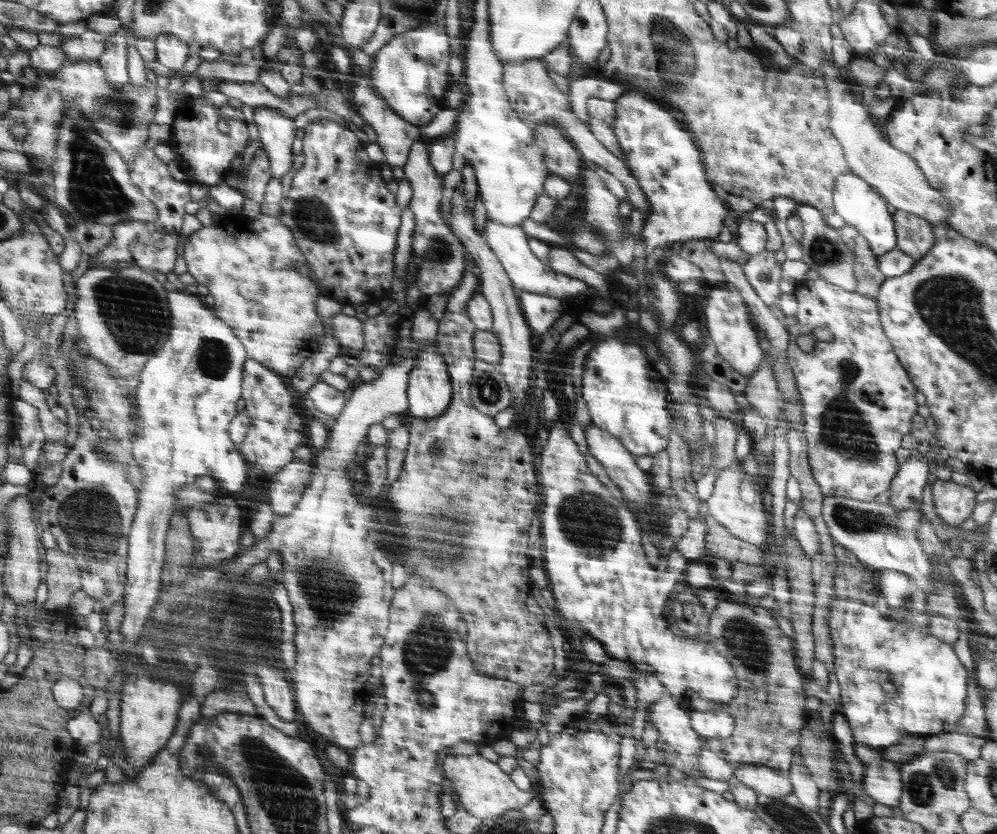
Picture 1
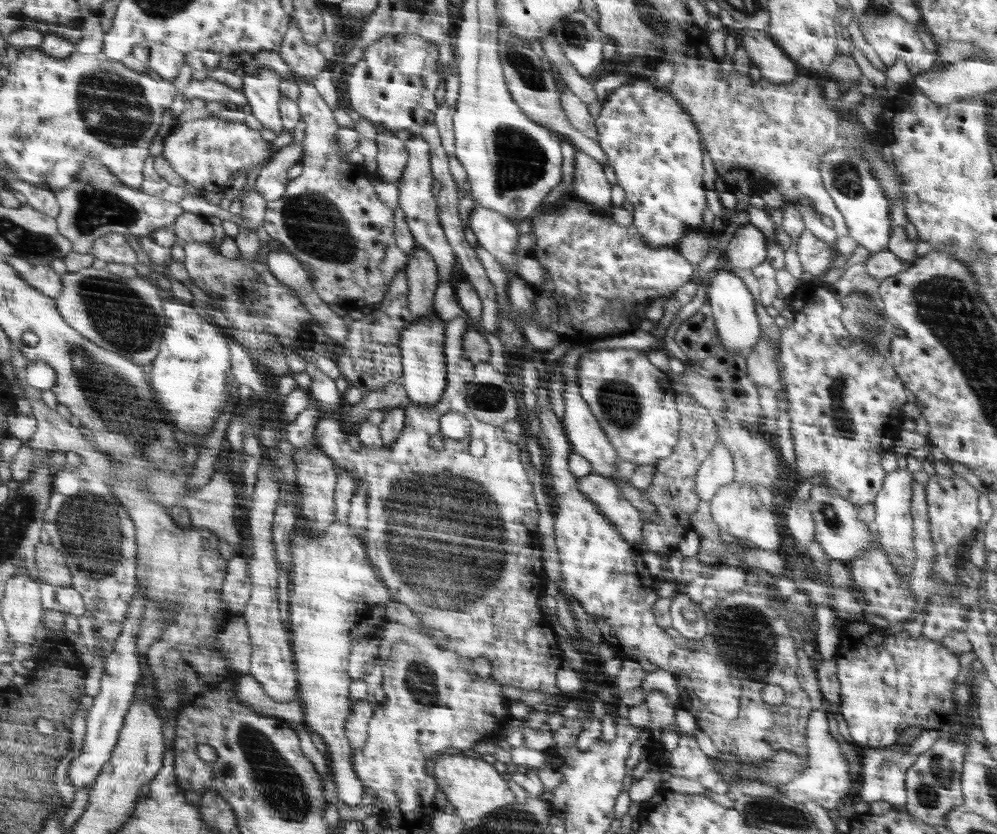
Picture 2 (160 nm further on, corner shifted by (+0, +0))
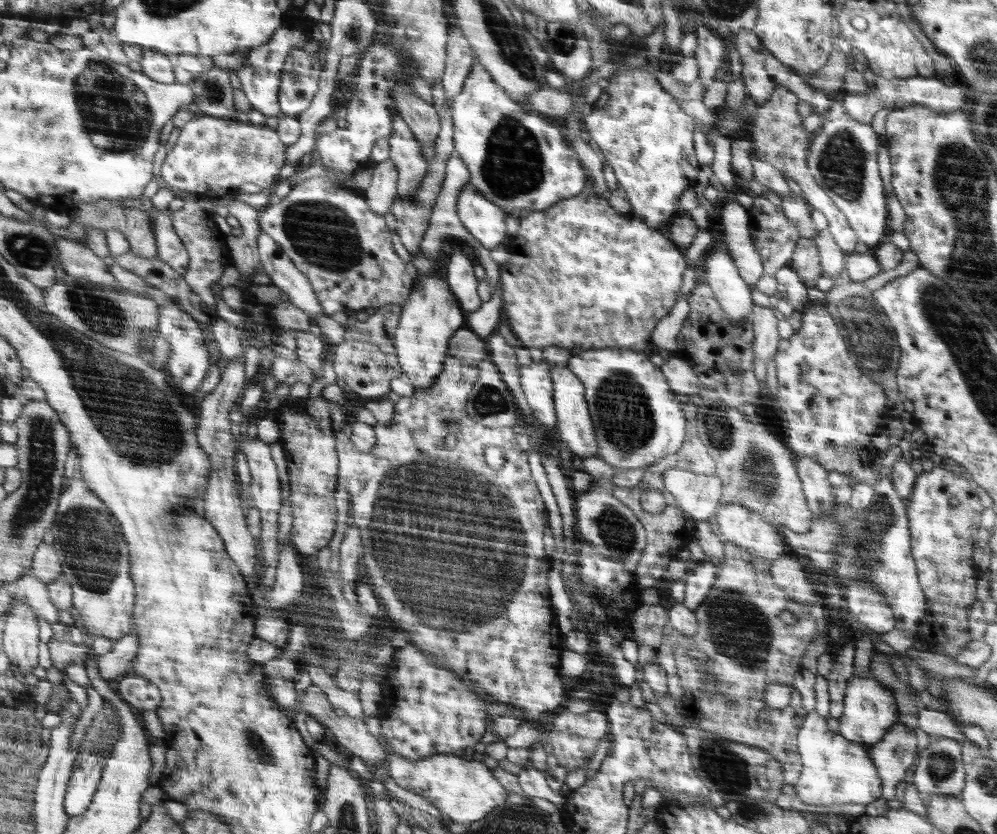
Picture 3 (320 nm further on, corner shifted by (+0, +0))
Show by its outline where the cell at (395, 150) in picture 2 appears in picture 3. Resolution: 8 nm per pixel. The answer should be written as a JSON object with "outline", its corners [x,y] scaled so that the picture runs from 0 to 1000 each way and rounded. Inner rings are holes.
{"outline":[[[394,192],[377,195],[371,223],[365,228],[368,245],[377,259],[385,259],[398,236],[399,205]]]}

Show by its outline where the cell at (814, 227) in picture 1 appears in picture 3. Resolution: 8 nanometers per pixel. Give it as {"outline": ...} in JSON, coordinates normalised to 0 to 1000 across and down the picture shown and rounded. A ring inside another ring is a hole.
{"outline":[[[812,287],[800,288],[791,319],[809,341],[814,341],[825,331],[821,302],[817,290]]]}

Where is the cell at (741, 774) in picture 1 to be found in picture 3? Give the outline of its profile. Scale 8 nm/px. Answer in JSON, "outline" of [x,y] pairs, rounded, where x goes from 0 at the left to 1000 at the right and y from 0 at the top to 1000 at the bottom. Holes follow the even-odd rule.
{"outline":[[[817,853],[810,855],[800,881],[801,906],[805,926],[799,940],[798,954],[802,962],[817,965],[873,964],[884,957],[885,940],[878,916],[875,916],[872,896],[850,887],[844,880],[832,876],[829,861]]]}

